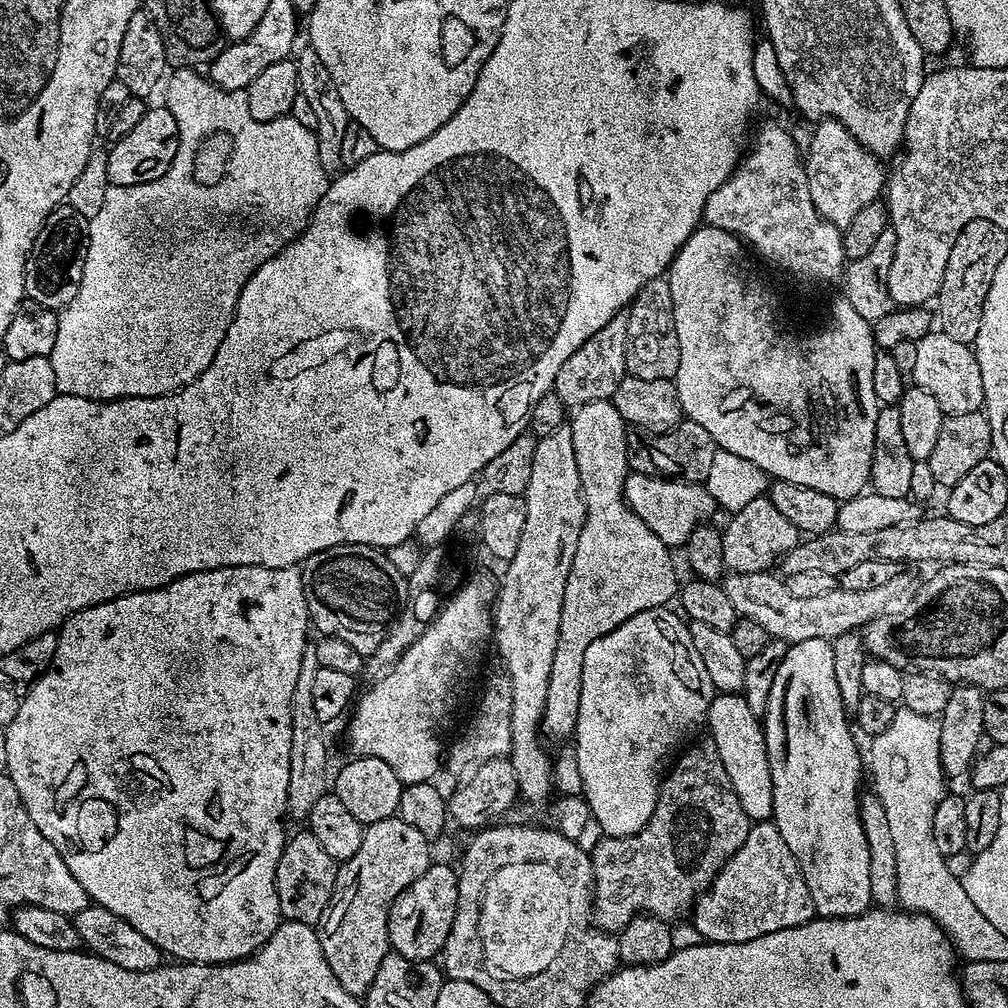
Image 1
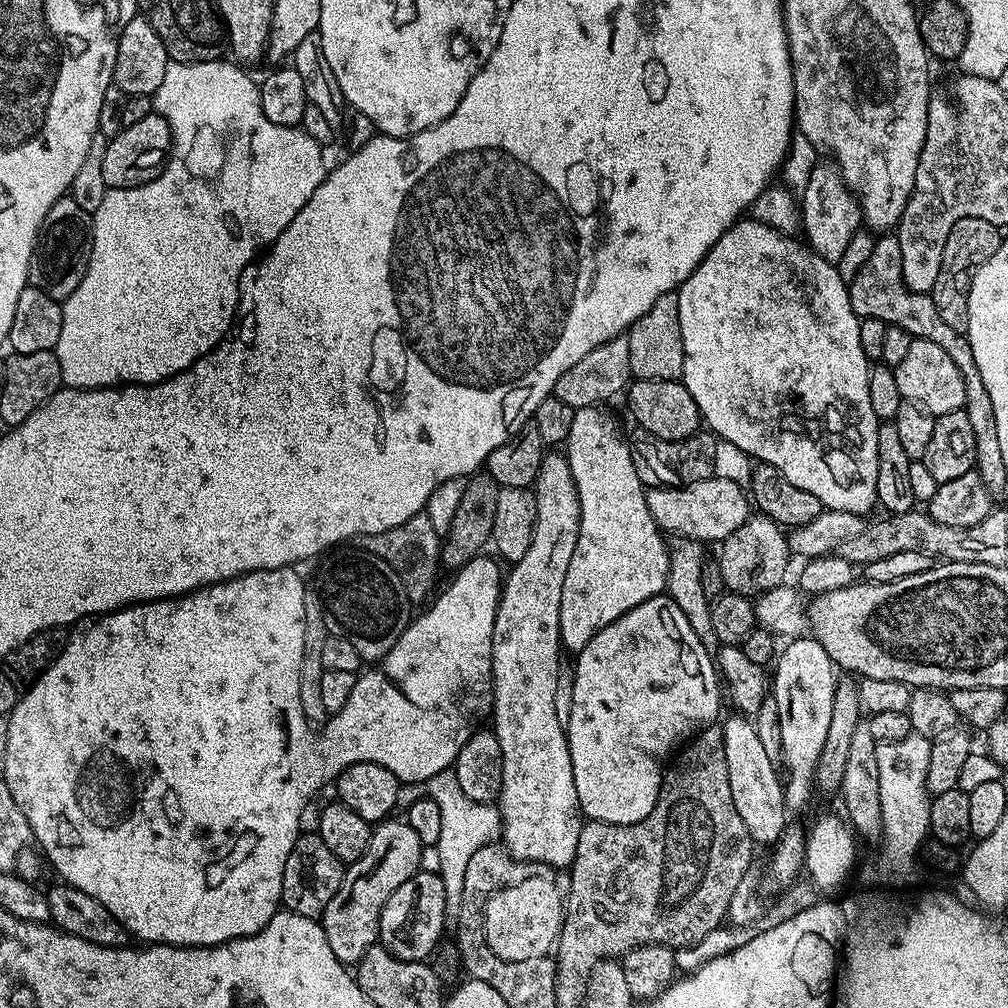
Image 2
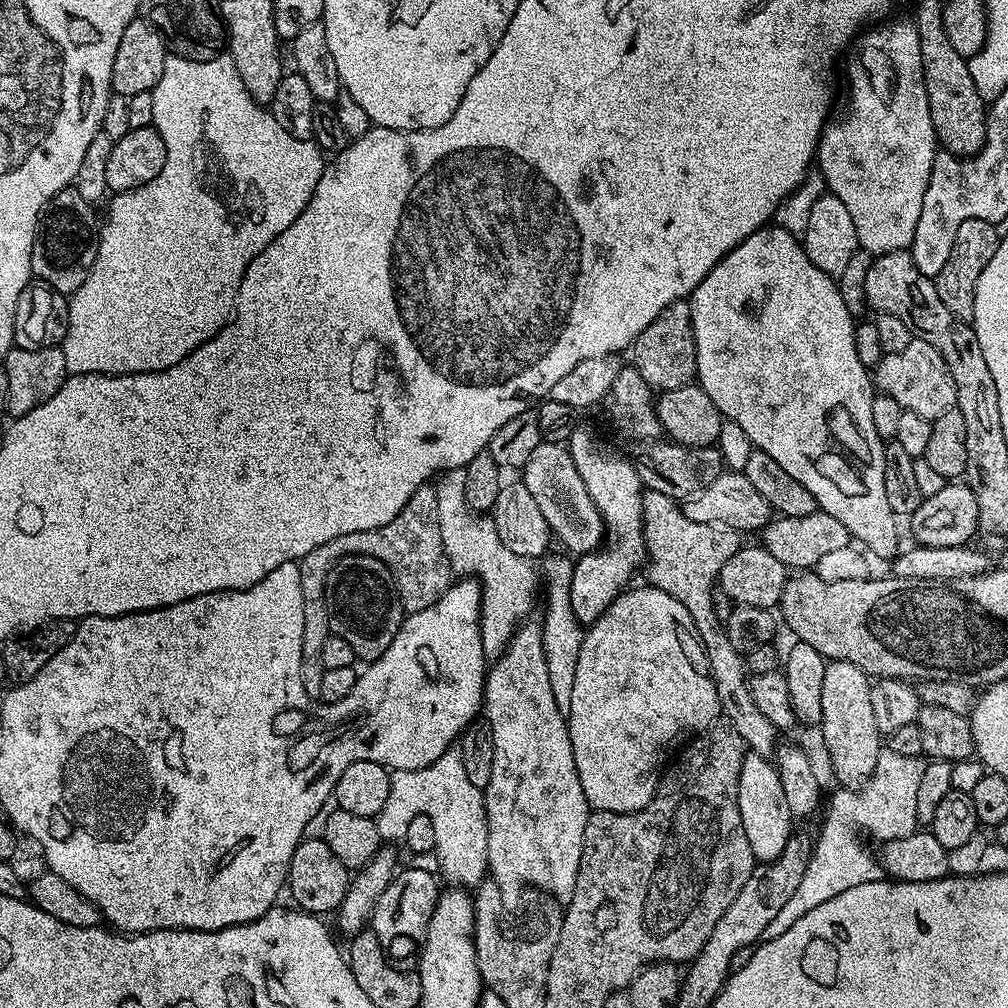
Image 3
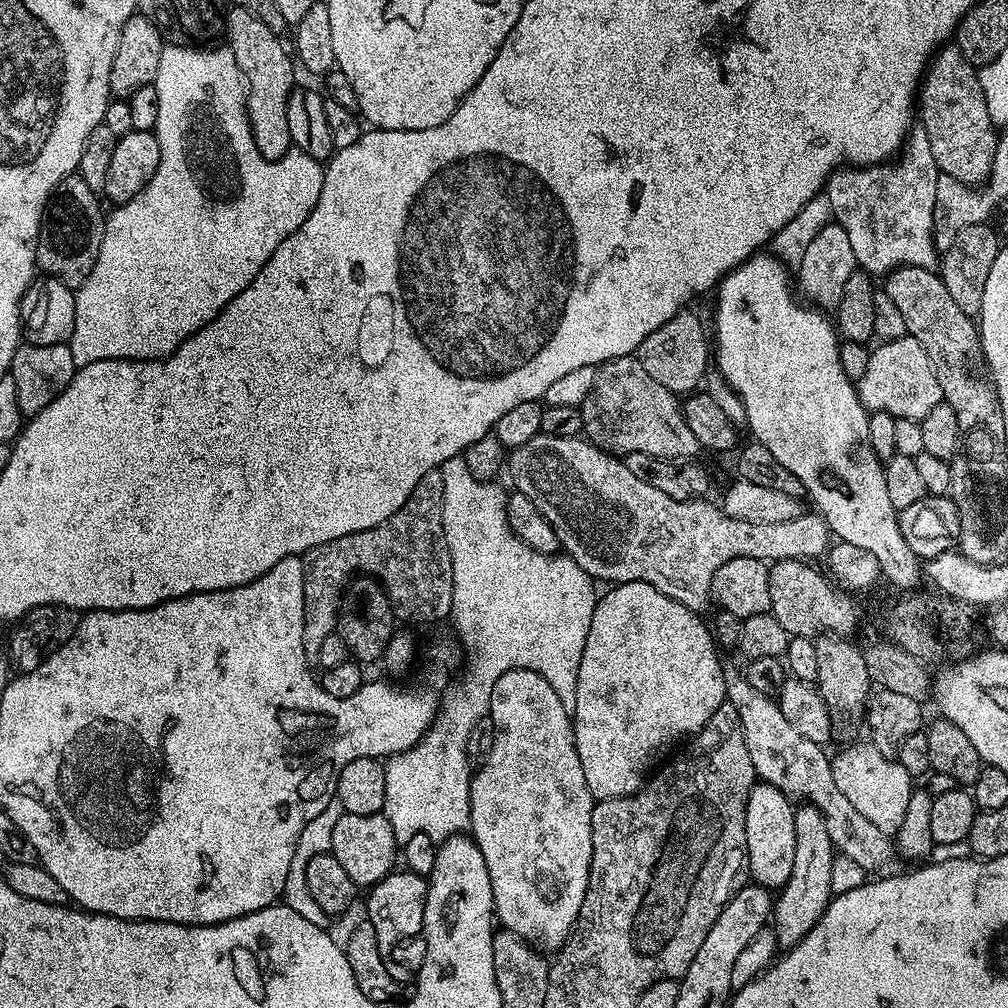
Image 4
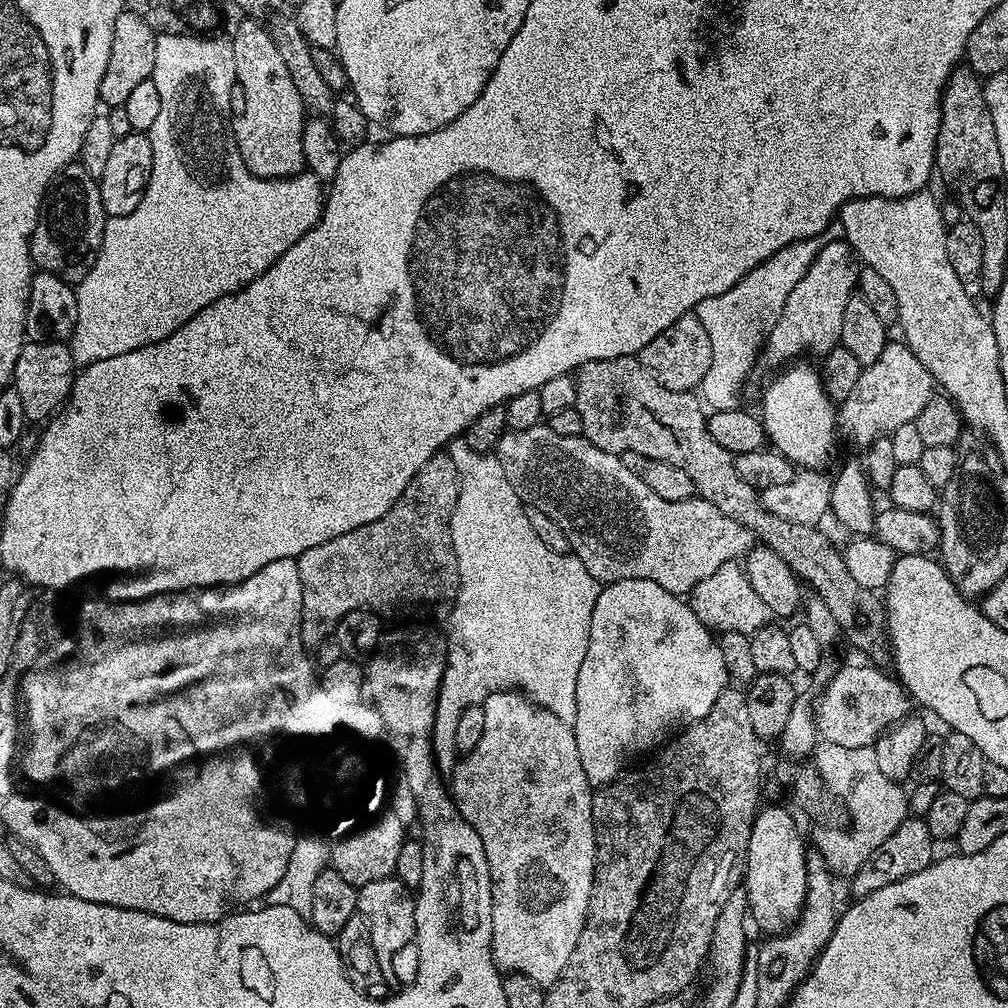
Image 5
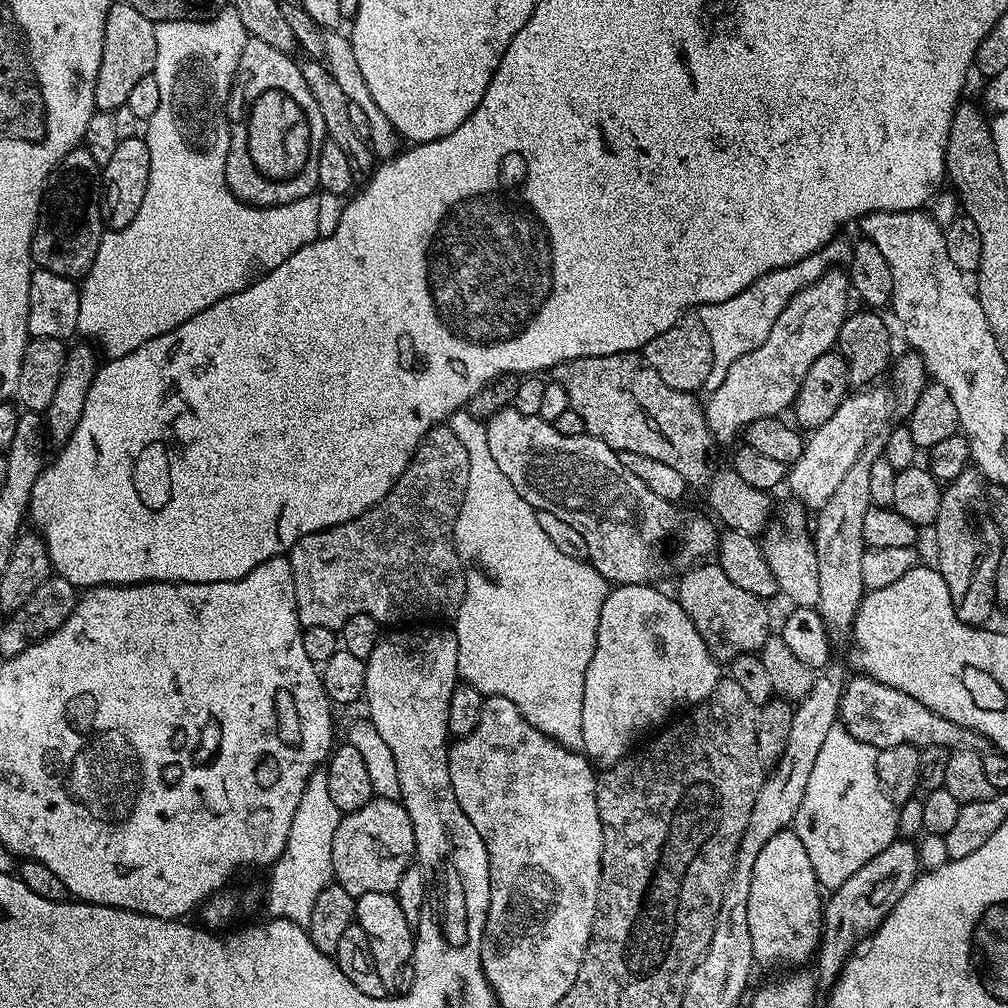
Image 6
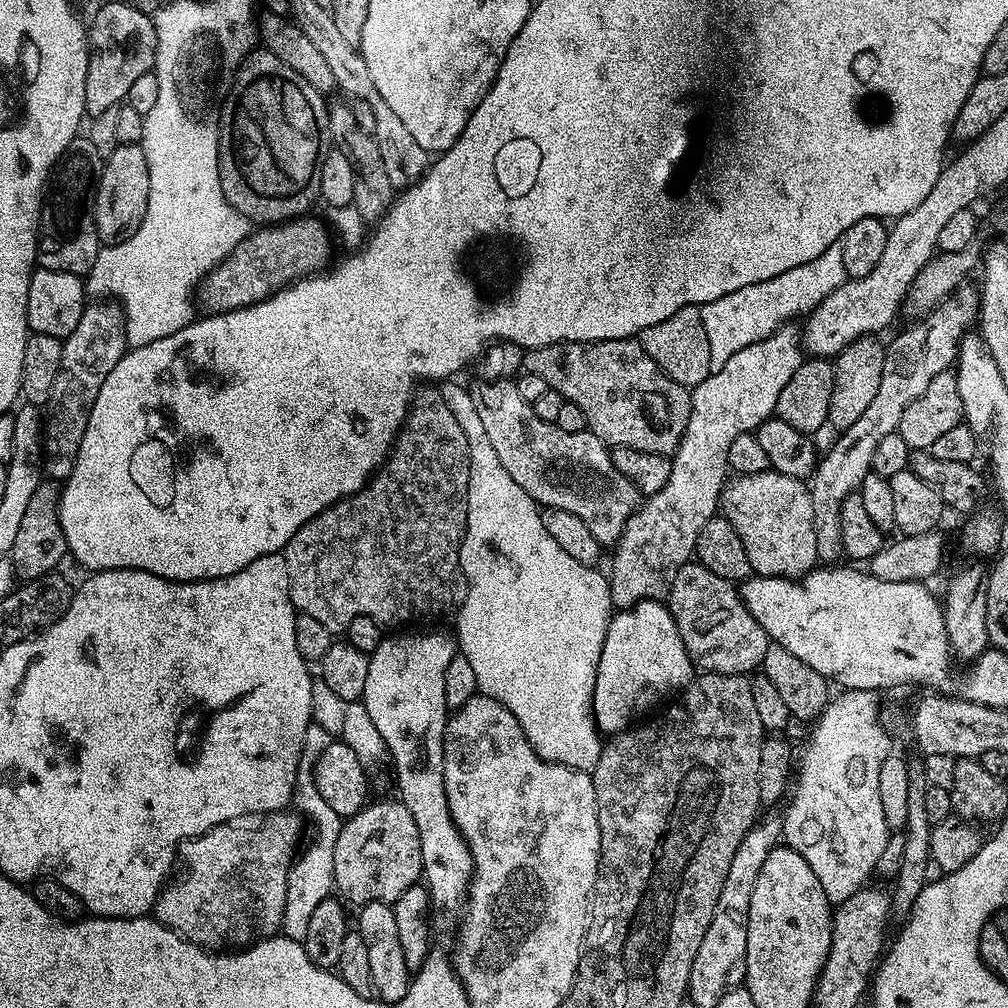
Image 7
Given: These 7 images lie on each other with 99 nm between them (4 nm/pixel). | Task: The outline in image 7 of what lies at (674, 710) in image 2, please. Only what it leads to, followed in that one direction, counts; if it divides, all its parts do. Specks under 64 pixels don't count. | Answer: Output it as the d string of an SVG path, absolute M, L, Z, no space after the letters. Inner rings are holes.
M643 600L633 608L617 611L608 623L606 642L602 642L602 658L598 658L598 674L594 684L592 713L596 726L604 734L615 734L631 728L643 712L648 712L663 696L671 692L679 693L688 687L694 679L694 665L690 654L686 654L686 646L682 642L682 634L678 634L678 626L670 614L667 603L658 600Z

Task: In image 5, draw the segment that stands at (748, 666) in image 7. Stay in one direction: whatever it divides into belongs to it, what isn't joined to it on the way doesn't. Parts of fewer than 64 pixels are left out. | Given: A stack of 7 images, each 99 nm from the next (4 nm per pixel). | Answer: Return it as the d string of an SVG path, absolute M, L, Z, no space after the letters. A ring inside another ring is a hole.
M735 560L718 566L714 574L702 578L702 582L698 582L698 586L691 590L690 603L694 614L698 614L701 622L716 634L738 631L739 634L751 637L753 632L770 623L766 602L762 602L762 597L756 593L754 586L750 586L750 578L744 573L743 563Z

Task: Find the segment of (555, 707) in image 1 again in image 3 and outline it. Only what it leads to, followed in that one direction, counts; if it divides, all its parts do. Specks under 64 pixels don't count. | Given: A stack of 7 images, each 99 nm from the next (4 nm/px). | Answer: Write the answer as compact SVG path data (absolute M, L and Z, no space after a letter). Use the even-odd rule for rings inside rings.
M578 426L567 442L567 450L578 466L578 474L600 512L606 543L594 552L585 552L573 563L570 580L570 606L581 626L591 626L633 583L636 567L646 560L644 551L644 492L635 463L615 452L590 429Z

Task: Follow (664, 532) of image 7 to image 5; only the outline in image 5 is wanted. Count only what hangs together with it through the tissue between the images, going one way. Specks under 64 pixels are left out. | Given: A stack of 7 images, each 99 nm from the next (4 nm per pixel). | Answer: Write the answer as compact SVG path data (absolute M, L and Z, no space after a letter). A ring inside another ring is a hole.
M837 238L829 244L828 241L821 243L810 270L806 270L798 286L790 290L790 298L786 298L786 306L782 306L778 322L768 331L762 349L762 364L764 360L766 367L779 369L791 365L797 358L807 357L804 356L807 352L813 352L816 358L820 358L837 347L840 344L846 302L850 302L857 291L857 275L858 260L848 241Z

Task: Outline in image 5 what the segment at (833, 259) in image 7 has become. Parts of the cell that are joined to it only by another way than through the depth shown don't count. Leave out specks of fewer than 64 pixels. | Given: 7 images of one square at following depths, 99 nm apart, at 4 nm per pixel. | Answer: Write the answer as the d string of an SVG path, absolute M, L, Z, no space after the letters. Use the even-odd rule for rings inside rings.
M820 236L799 240L790 246L782 246L778 254L770 254L766 262L754 266L730 290L714 294L714 298L702 298L694 309L696 316L710 334L710 370L699 387L701 399L712 410L732 409L741 405L740 390L752 363L757 363L764 347L768 331L778 322L790 290L806 275L814 262L822 243Z

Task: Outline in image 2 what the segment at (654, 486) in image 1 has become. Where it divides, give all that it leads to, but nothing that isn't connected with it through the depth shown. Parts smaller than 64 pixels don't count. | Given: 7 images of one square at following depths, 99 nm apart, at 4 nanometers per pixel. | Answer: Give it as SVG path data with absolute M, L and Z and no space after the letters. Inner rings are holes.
M716 475L711 476L709 480L686 484L682 488L648 488L646 495L650 506L650 514L657 526L660 527L660 531L665 534L673 532L671 534L673 537L685 540L727 541L728 536L734 534L734 530L738 530L738 526L742 526L742 522L746 522L750 515L749 493L741 485L726 482L726 478L718 478Z

